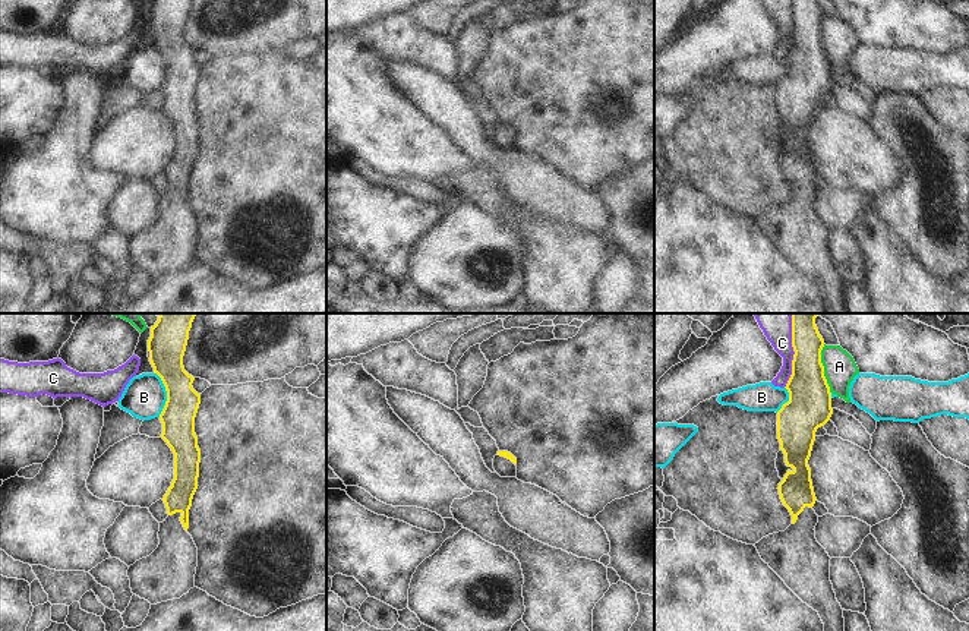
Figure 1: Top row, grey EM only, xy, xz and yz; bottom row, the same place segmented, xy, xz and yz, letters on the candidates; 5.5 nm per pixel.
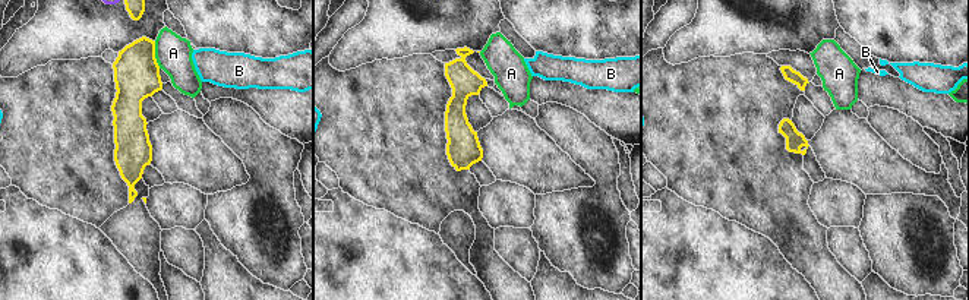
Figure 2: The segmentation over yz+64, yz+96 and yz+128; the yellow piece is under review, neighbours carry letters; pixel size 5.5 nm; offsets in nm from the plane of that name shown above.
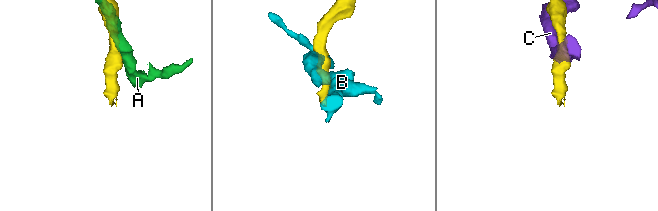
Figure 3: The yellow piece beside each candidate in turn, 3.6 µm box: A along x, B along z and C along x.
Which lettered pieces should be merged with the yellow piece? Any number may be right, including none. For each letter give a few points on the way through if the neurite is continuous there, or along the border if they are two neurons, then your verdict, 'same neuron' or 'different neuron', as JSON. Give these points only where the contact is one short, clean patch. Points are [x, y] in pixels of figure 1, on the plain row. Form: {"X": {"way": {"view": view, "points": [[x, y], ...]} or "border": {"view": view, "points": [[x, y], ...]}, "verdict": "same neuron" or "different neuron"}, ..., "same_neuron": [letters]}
{"A": {"border": {"view": "yz", "points": [[823, 16], [823, 47], [830, 65]]}, "verdict": "different neuron"}, "B": {"border": {"view": "xy", "points": [[154, 44], [166, 63], [166, 76], [160, 88]]}, "verdict": "different neuron"}, "C": {"verdict": "different neuron"}, "same_neuron": []}

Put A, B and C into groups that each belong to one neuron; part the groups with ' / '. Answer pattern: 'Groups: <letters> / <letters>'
Groups: A / B / C

